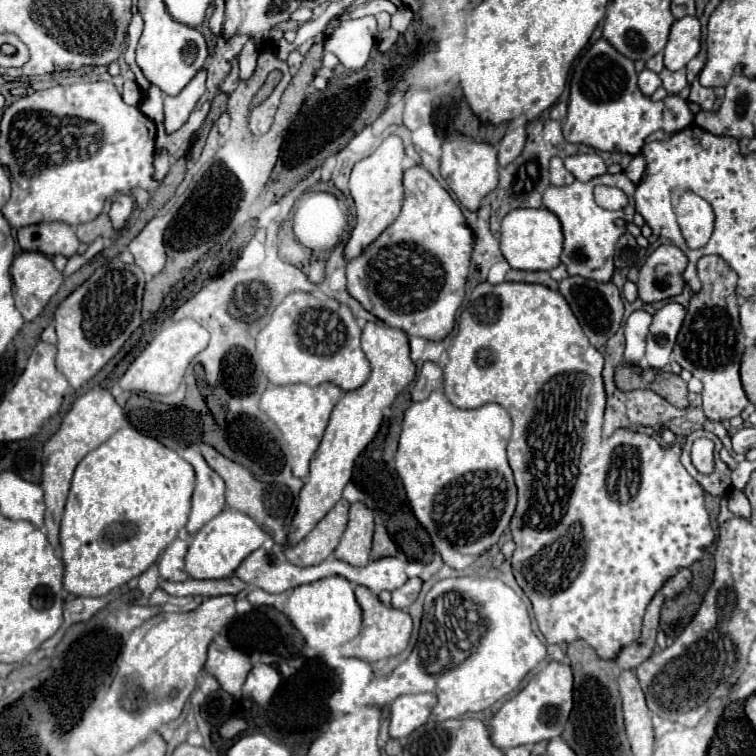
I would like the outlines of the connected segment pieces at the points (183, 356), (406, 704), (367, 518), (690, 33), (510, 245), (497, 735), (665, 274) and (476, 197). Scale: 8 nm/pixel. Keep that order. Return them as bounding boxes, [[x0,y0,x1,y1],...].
[[118,319,208,395],[390,693,436,737],[334,503,374,567],[664,17,700,71],[500,207,564,271],[490,663,574,751],[638,245,686,303],[440,133,498,211]]

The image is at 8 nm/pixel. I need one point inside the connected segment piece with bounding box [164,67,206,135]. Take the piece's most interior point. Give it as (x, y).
(177, 109)

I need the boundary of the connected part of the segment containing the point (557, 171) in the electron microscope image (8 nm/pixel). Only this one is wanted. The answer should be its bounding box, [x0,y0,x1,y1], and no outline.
[550,157,574,187]

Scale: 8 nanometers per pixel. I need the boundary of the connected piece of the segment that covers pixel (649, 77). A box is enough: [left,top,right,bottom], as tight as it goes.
[638,69,662,95]

